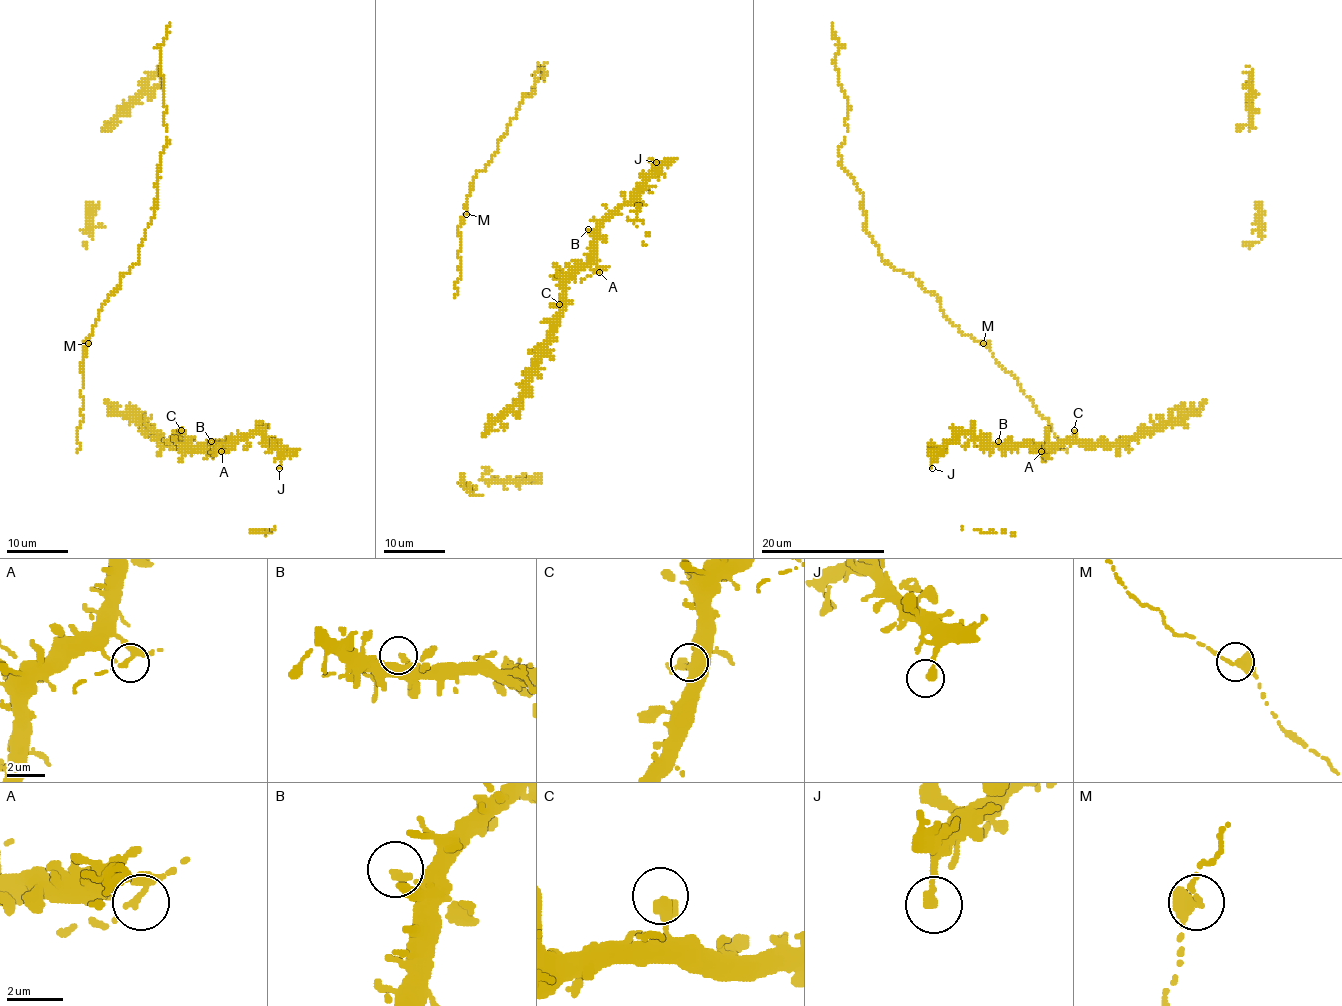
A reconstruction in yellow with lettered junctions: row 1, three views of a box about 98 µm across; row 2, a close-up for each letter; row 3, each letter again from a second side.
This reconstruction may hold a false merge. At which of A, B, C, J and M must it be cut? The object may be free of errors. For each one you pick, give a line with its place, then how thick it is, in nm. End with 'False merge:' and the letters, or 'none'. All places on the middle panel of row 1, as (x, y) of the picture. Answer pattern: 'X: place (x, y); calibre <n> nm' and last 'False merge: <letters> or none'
False merge: none

